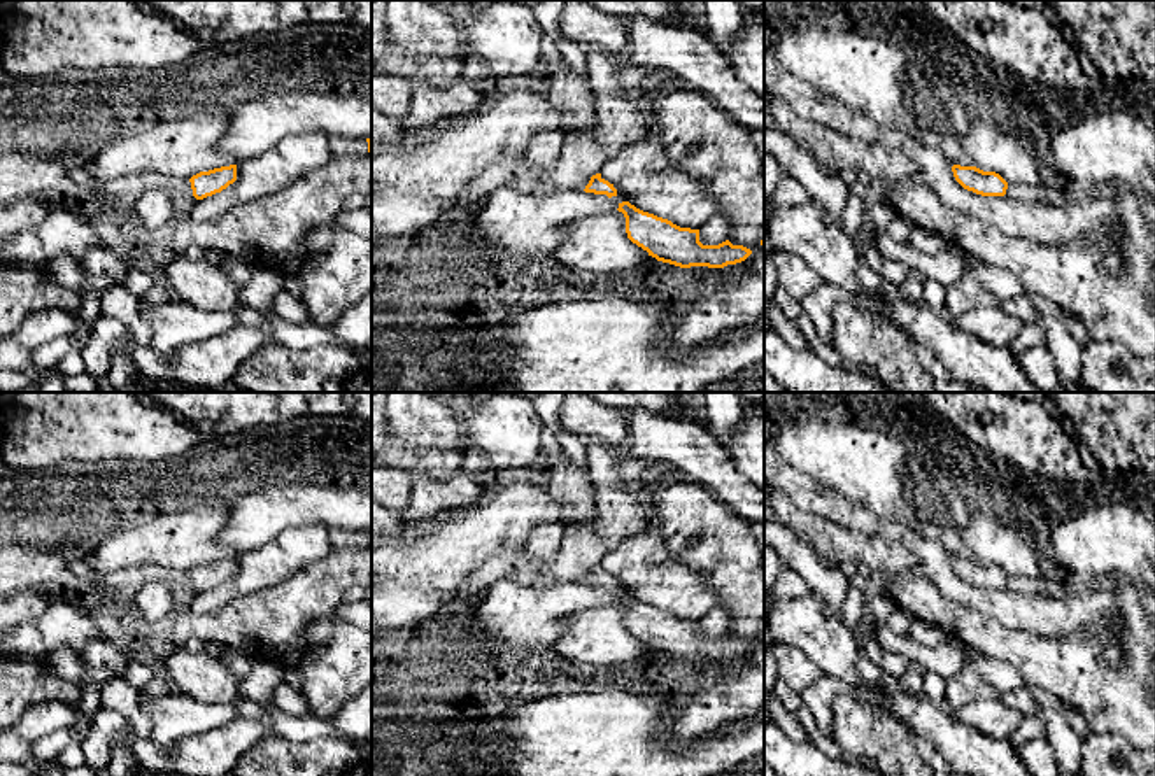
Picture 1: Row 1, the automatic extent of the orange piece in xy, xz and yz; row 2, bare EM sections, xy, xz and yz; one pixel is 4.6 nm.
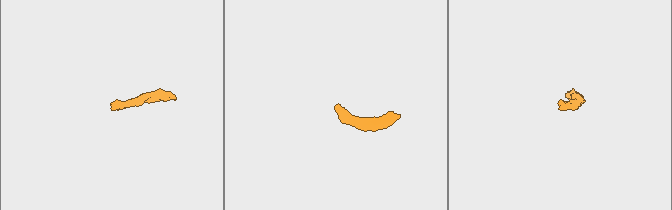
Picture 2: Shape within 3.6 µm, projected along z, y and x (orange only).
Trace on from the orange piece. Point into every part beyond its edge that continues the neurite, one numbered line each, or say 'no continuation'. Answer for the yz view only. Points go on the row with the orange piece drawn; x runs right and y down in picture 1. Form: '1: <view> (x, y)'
no continuation

